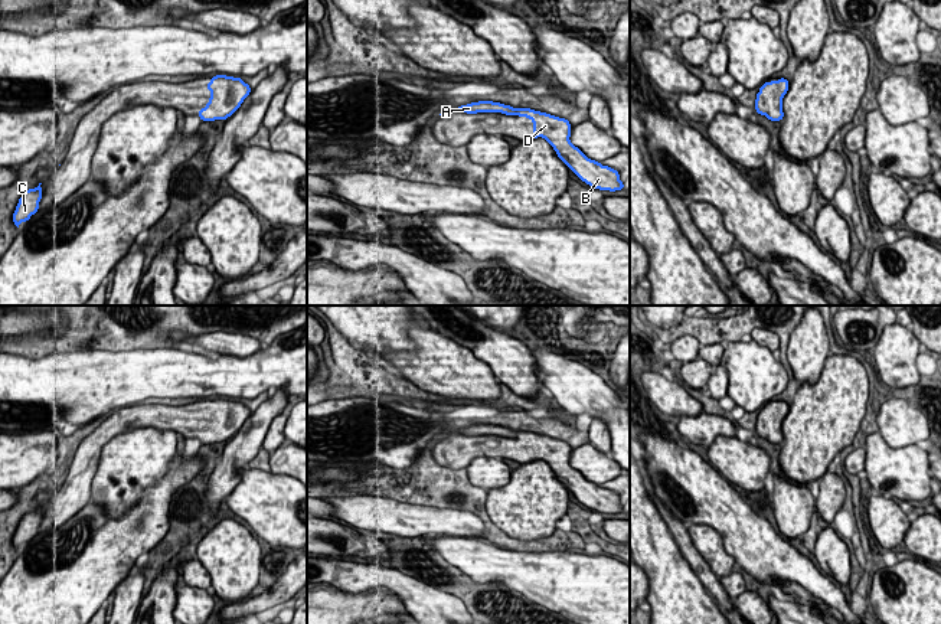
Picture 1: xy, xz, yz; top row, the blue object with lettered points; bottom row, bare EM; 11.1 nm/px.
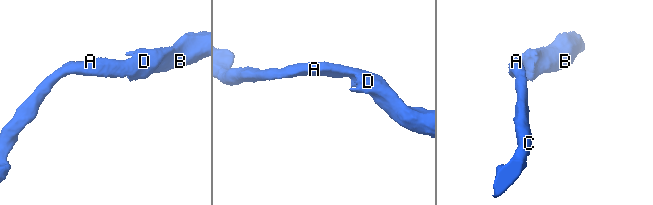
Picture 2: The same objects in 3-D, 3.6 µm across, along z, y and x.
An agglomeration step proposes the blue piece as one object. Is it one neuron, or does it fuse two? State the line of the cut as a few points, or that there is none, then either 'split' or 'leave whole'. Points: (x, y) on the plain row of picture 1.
cut none; leave whole

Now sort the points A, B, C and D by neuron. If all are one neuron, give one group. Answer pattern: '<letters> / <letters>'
A B C D

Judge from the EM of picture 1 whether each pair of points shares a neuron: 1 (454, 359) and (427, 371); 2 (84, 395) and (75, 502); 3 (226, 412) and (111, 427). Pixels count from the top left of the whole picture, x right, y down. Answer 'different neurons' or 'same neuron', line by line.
1: same neuron
2: different neurons
3: same neuron

